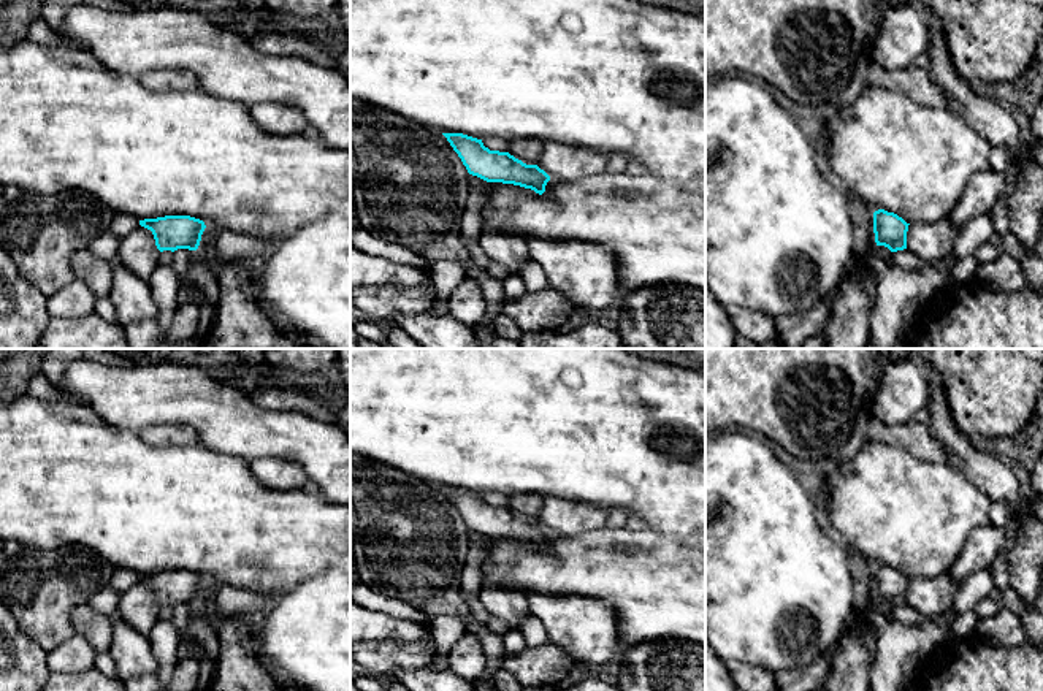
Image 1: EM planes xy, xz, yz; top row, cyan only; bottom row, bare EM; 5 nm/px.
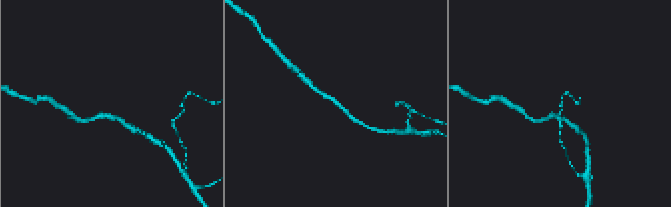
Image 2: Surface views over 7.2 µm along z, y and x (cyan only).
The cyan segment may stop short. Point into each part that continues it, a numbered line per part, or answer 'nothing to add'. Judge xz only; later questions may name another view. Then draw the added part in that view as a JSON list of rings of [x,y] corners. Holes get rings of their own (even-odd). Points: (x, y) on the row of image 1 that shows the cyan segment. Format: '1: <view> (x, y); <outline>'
nothing to add

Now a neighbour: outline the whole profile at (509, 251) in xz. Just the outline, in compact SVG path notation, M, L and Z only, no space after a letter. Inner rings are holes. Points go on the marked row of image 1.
M483 227L479 246L487 254L490 263L502 266L509 274L517 274L531 260L528 241L520 235Z

